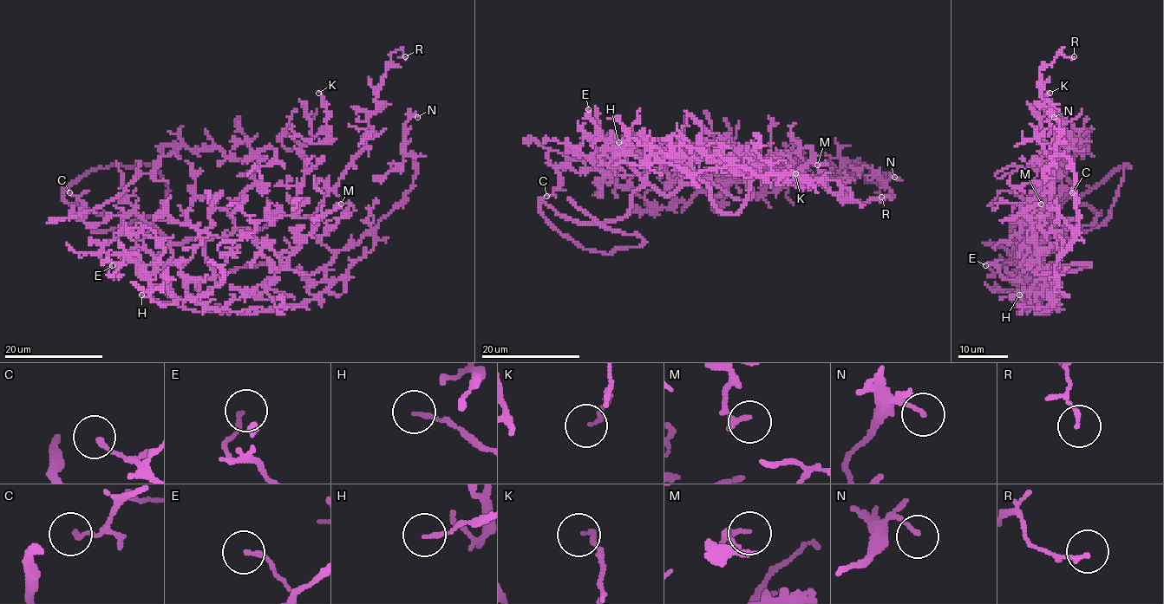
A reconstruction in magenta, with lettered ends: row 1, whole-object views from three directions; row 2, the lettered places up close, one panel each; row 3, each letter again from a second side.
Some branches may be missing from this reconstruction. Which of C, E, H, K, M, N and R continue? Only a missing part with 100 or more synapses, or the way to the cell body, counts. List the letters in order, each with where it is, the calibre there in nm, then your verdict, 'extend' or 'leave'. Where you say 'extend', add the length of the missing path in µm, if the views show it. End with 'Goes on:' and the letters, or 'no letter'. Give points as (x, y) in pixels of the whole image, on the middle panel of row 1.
C: place (546, 196); calibre 160 nm; leave
E: place (588, 109); calibre 150 nm; leave
H: place (618, 142); calibre 130 nm; leave
K: place (795, 173); calibre 130 nm; leave
M: place (817, 165); calibre 160 nm; leave
N: place (894, 177); calibre 130 nm; leave
R: place (881, 197); calibre 130 nm; leave
Goes on: no letter

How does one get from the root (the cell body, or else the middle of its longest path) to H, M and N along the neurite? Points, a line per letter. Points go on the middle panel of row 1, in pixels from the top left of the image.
H: (707, 185), (713, 204), (735, 214), (752, 170), (685, 145), (665, 155), (634, 139), (618, 142)
M: (707, 185), (713, 204), (735, 214), (747, 198), (750, 177), (765, 162), (808, 147), (817, 165)
N: (707, 185), (713, 204), (735, 214), (750, 177), (770, 159), (854, 202), (892, 198), (880, 181), (894, 177)

